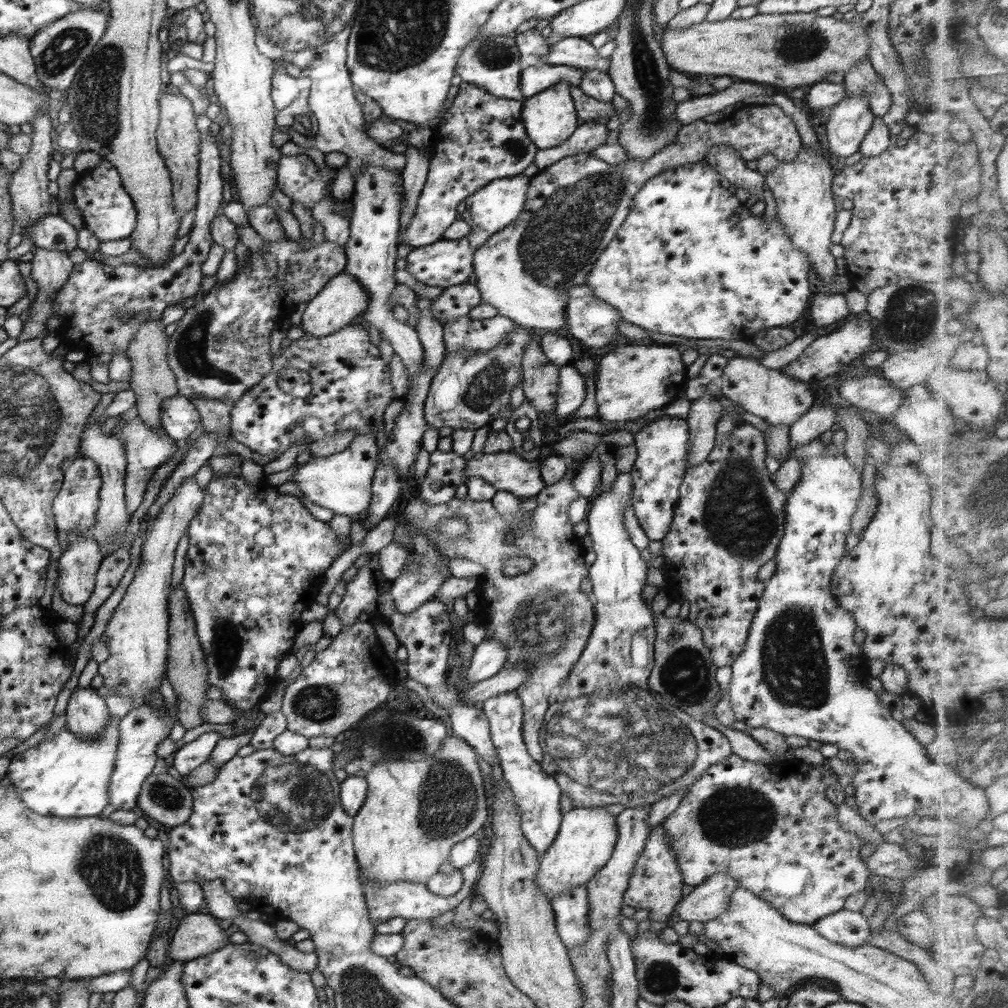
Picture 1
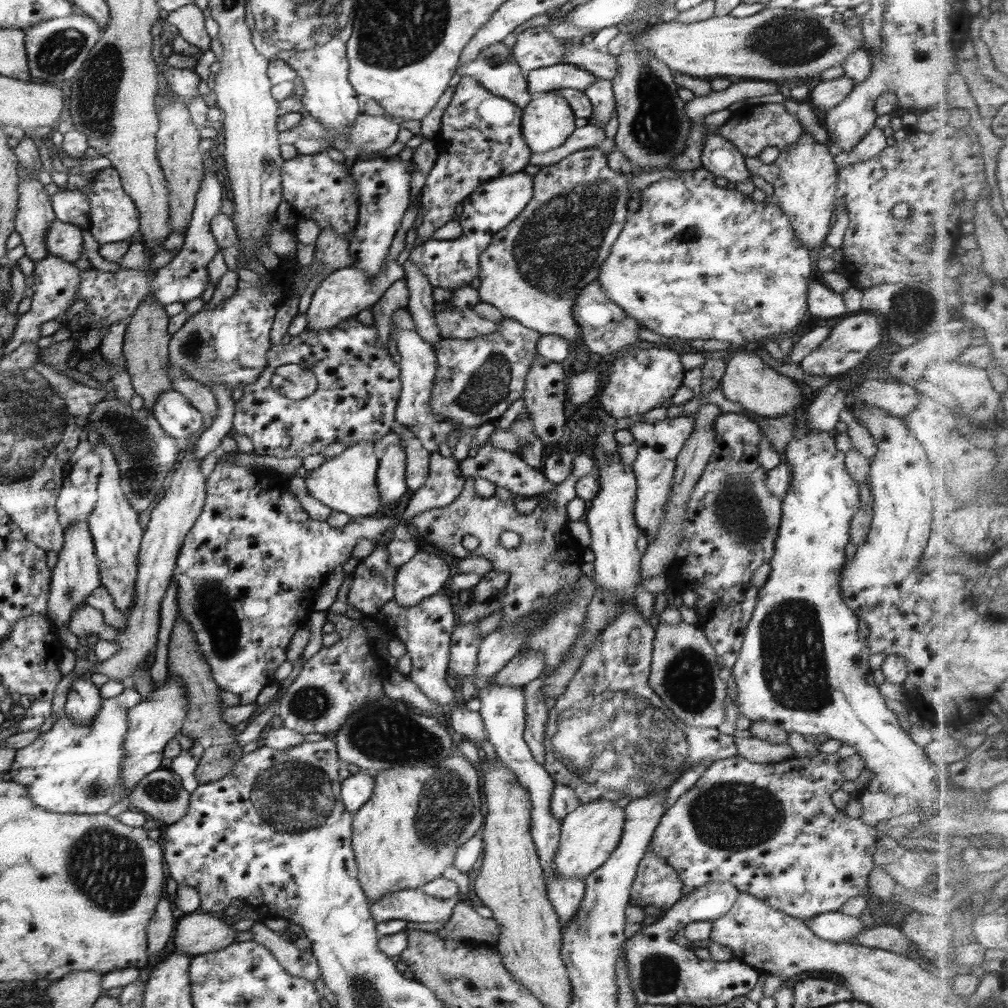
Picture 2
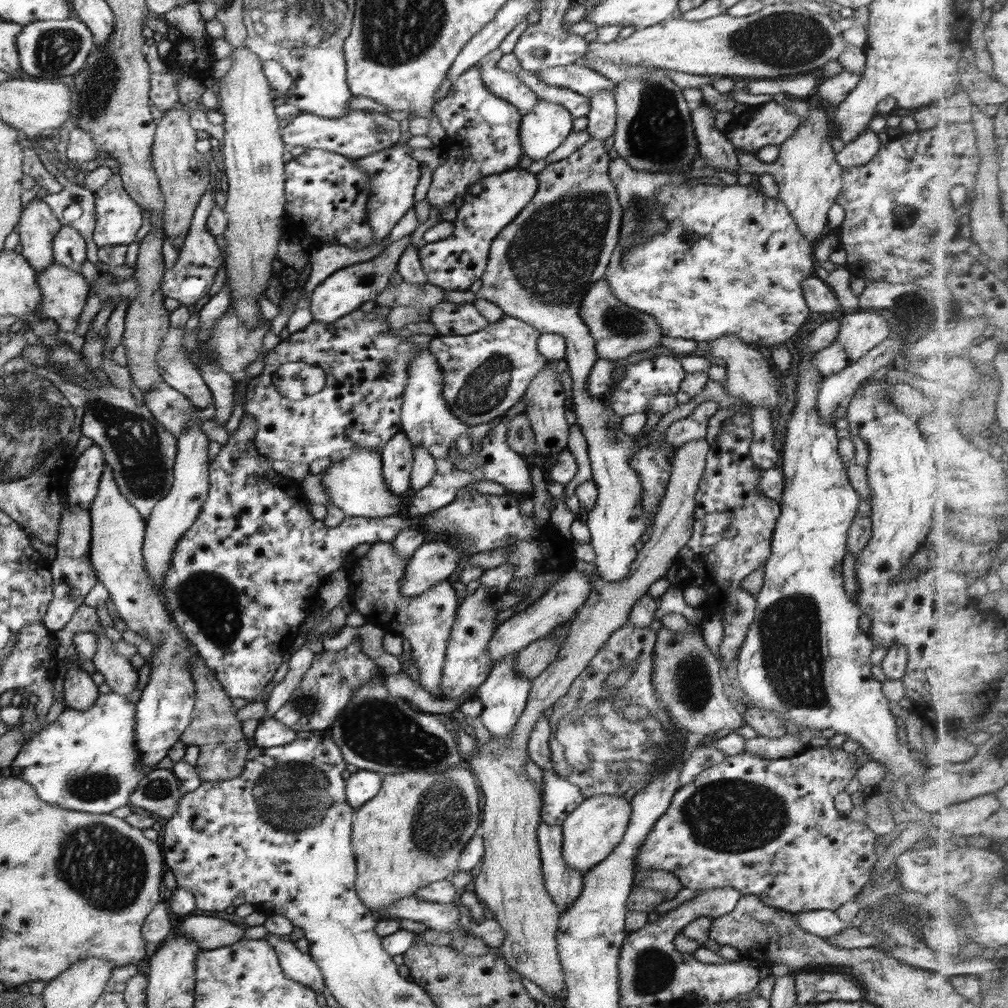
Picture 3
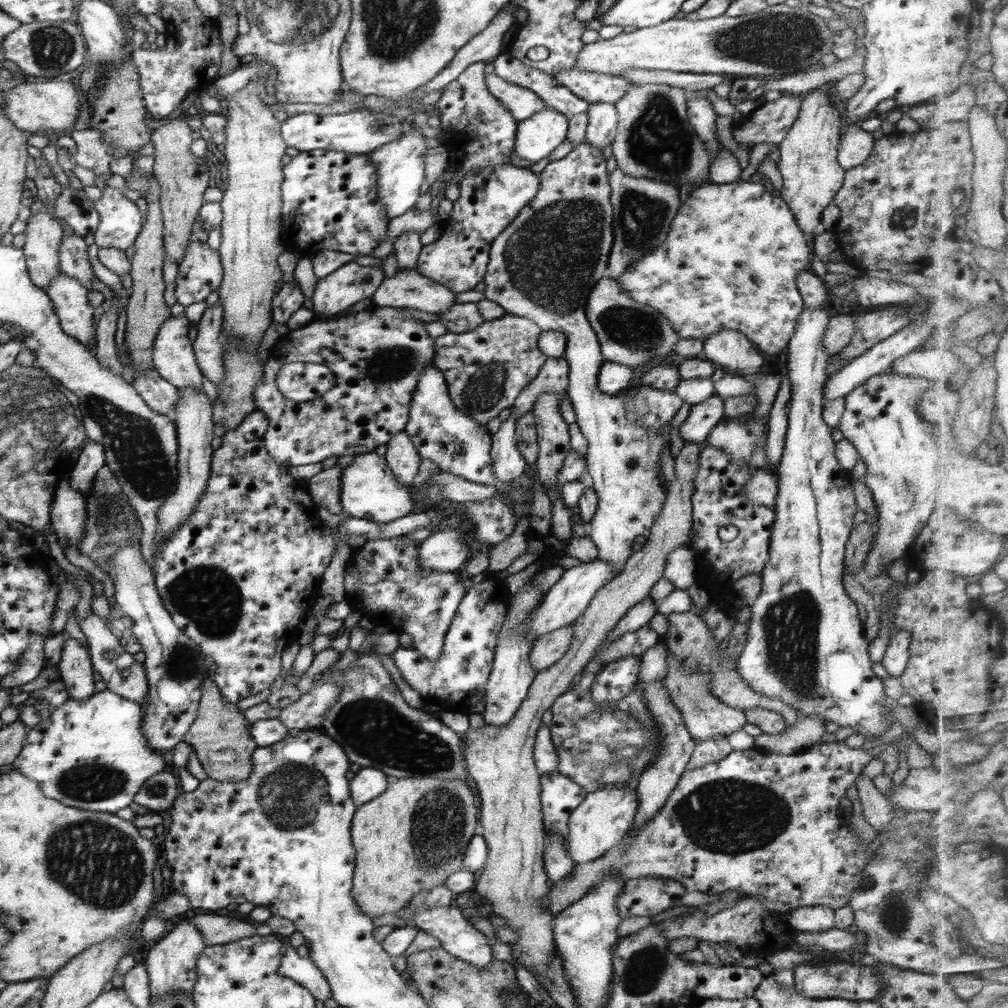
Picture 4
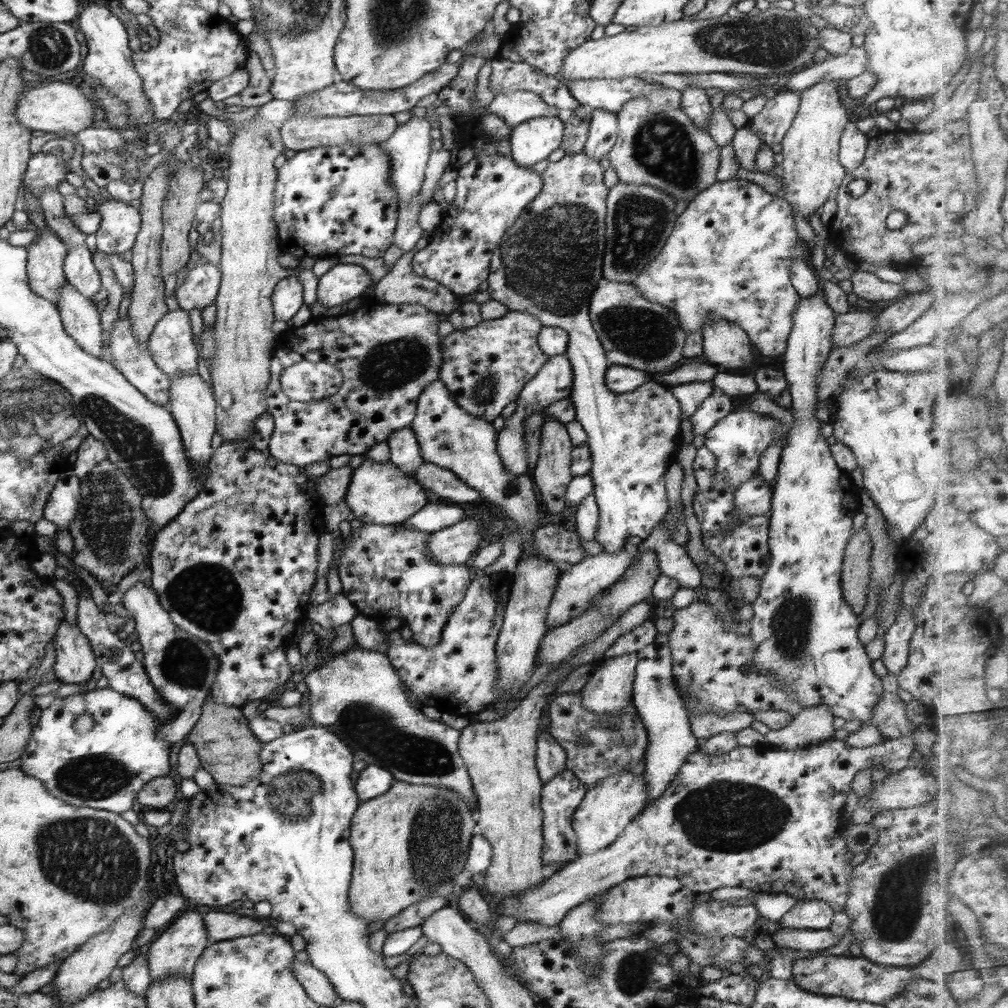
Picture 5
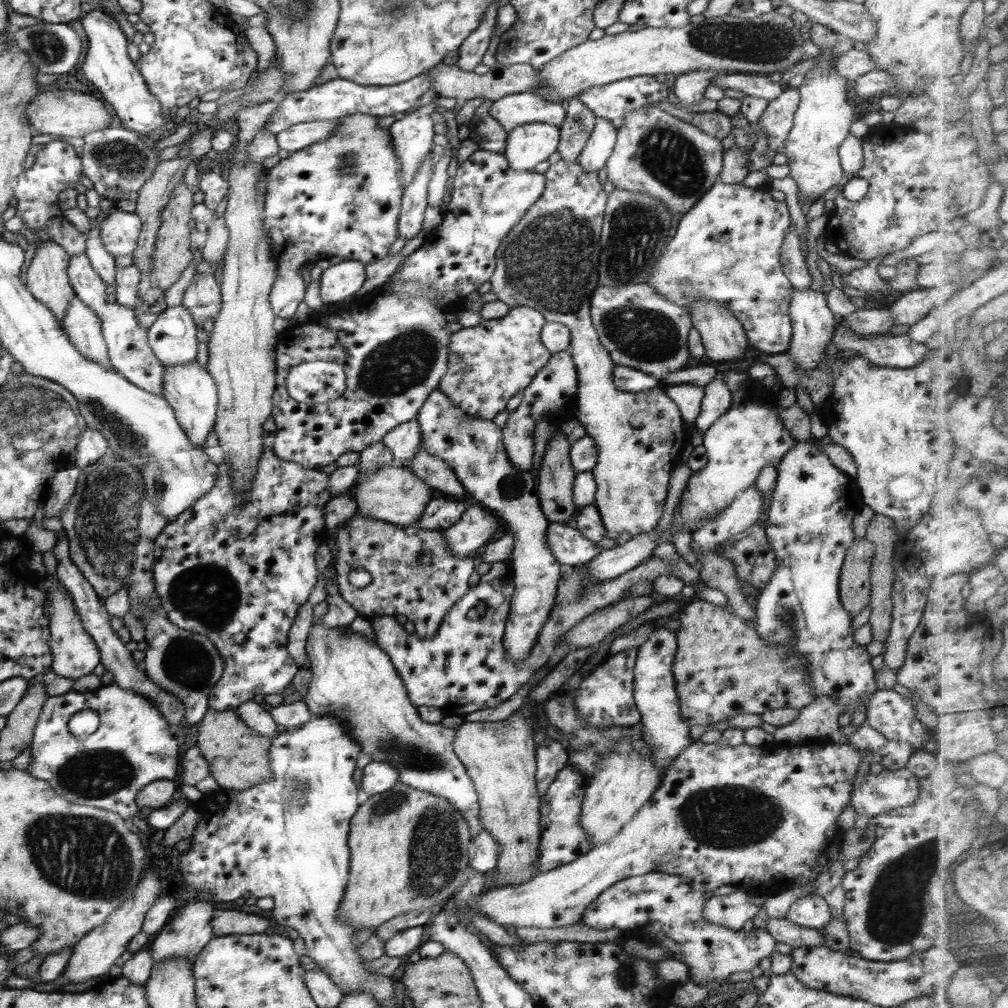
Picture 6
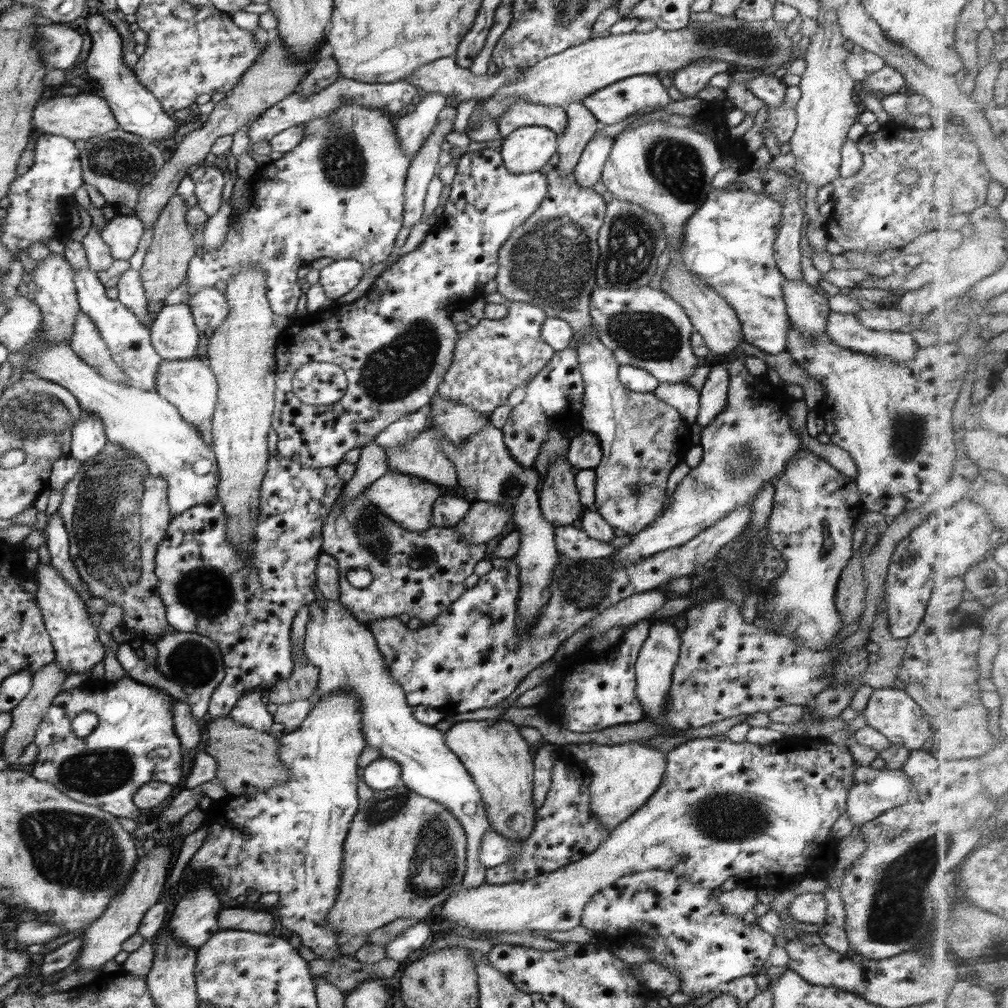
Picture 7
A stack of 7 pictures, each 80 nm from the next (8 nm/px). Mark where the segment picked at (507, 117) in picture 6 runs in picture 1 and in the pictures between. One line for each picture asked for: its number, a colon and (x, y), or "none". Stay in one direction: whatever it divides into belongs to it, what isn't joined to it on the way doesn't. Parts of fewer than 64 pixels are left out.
1: (492, 63)
2: (492, 68)
3: (505, 85)
4: (522, 103)
5: (515, 107)

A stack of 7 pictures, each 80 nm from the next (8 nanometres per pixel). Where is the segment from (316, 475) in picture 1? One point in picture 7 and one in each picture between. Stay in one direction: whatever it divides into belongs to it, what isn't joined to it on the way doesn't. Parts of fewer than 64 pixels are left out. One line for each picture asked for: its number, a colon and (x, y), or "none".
2: (346, 483)
3: (356, 485)
4: (368, 490)
5: (380, 494)
6: (393, 494)
7: (408, 500)

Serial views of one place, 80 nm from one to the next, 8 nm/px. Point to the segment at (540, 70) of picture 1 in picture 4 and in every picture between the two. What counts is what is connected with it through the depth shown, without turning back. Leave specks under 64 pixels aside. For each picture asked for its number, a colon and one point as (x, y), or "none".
2: (560, 76)
3: (583, 80)
4: (592, 87)

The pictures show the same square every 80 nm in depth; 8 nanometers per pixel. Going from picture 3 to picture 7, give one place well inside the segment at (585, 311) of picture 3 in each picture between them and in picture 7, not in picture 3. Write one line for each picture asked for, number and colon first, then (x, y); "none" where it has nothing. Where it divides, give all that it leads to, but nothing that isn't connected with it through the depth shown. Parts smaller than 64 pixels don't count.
4: (630, 333)
5: (638, 333)
6: (642, 329)
7: (644, 327)

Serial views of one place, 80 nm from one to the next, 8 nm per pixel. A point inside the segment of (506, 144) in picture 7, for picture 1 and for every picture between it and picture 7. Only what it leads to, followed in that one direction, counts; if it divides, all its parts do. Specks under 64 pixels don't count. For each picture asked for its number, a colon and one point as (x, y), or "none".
1: (550, 117)
2: (546, 123)
3: (541, 131)
4: (537, 137)
5: (531, 142)
6: (527, 145)

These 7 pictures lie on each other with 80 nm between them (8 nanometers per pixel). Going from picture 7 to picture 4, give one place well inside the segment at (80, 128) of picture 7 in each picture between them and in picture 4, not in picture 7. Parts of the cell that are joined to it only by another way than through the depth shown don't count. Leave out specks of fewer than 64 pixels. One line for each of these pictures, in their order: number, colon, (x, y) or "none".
4: (42, 104)
5: (55, 107)
6: (65, 113)

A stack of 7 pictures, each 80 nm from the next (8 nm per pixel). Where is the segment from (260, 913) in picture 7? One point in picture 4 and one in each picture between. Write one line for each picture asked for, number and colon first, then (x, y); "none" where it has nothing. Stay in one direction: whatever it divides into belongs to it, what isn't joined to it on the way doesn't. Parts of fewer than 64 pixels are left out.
4: (215, 930)
5: (220, 926)
6: (224, 922)

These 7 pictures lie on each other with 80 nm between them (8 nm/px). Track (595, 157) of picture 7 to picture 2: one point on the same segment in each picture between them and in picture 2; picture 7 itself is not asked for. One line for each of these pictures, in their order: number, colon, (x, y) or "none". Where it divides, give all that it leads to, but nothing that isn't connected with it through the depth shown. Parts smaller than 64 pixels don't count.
2: (601, 95)
3: (602, 116)
4: (603, 118)
5: (602, 135)
6: (598, 148)

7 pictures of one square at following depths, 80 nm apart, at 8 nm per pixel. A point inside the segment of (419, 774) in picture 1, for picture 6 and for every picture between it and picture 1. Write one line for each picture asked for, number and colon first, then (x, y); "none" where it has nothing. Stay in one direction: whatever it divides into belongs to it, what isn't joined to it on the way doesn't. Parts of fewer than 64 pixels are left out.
2: (406, 835)
3: (411, 834)
4: (409, 839)
5: (408, 843)
6: (408, 848)

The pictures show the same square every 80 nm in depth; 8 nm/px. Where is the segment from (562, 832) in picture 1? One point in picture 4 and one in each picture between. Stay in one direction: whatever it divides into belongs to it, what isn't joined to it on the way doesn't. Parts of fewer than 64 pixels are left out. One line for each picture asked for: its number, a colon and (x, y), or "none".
2: (589, 834)
3: (591, 832)
4: (604, 817)

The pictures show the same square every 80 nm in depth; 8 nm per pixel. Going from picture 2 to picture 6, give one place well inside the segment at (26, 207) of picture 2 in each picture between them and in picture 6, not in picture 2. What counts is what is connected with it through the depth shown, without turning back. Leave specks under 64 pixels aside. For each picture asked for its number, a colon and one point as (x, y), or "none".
3: (39, 227)
4: (44, 233)
5: (45, 261)
6: (47, 276)

